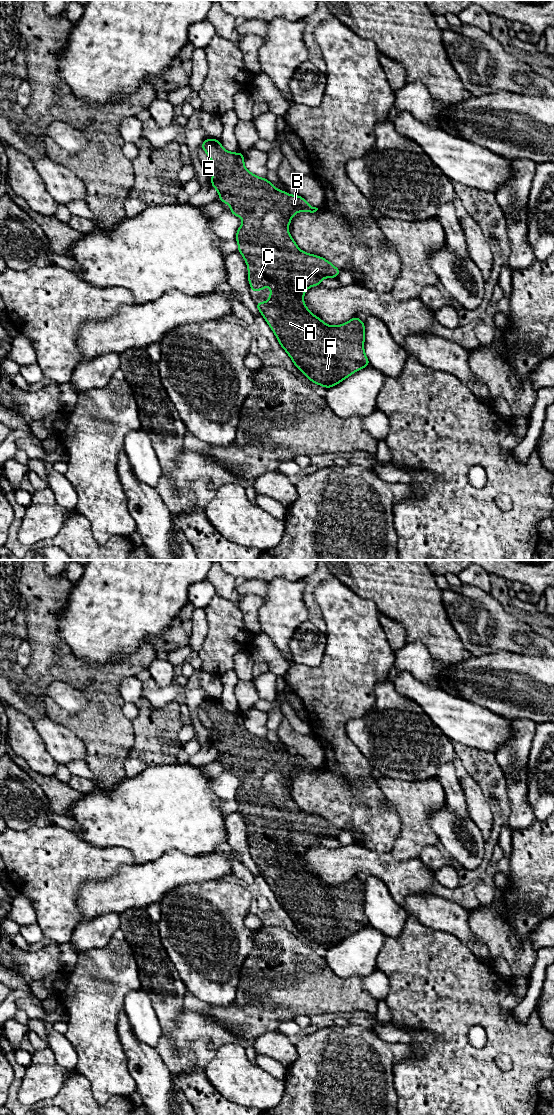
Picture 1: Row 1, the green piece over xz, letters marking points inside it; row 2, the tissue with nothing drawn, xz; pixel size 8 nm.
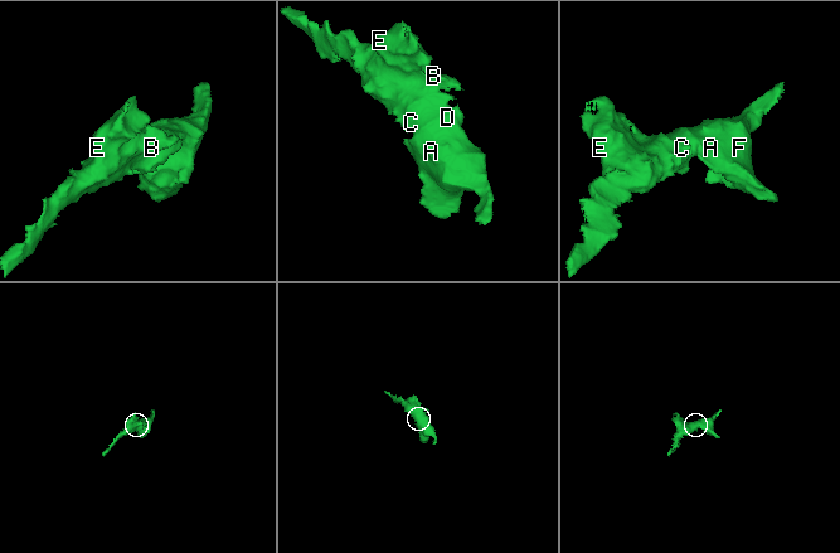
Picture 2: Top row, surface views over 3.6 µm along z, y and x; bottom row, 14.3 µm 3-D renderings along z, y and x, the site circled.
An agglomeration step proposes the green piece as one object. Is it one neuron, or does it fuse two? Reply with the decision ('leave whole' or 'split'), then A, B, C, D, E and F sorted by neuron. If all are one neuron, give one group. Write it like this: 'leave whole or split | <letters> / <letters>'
leave whole | A B C D E F

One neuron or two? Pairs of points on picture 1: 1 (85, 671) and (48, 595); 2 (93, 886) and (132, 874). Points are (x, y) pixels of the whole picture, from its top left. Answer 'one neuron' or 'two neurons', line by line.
1: one neuron
2: one neuron

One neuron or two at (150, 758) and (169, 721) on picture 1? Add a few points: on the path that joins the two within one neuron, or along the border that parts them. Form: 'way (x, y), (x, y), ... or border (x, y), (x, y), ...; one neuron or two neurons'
way (155, 749), (157, 733), (160, 730); one neuron

